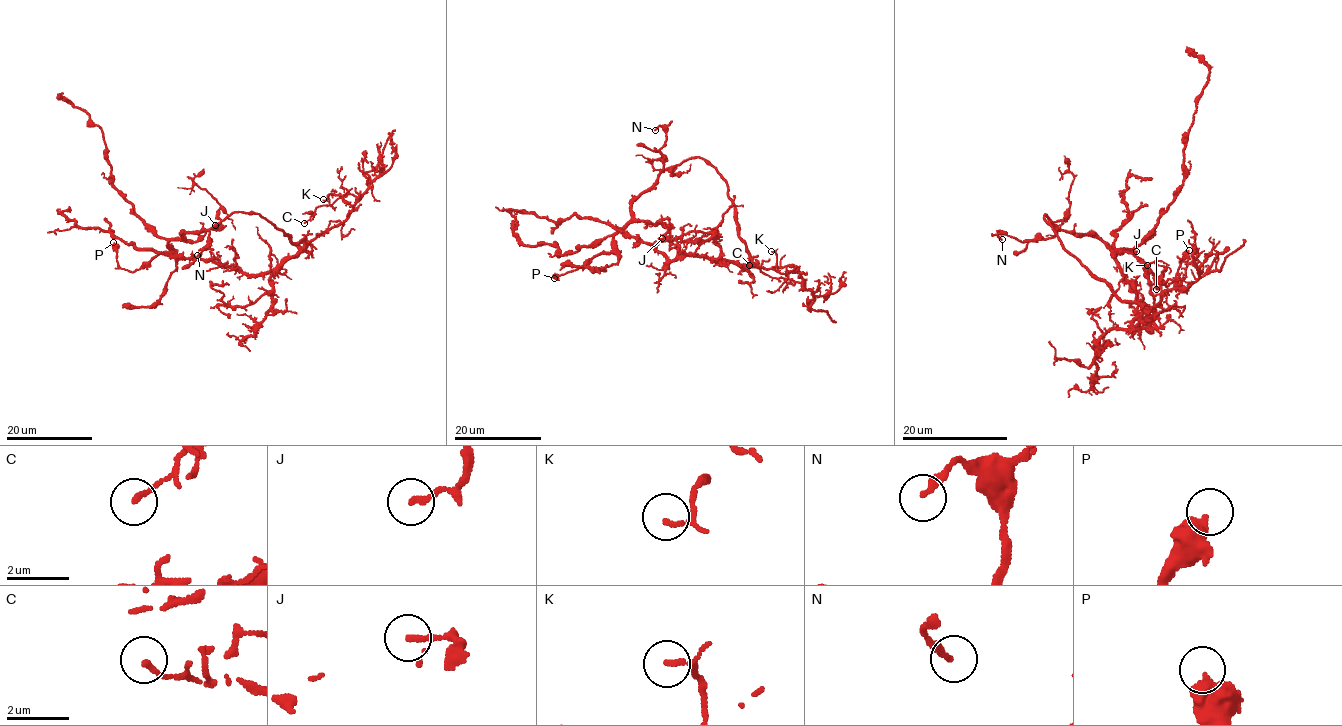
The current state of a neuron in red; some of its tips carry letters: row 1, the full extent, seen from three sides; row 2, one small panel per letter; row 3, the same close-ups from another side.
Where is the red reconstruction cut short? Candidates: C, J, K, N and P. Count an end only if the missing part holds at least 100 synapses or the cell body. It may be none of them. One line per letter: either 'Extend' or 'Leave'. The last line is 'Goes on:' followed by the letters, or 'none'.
C: Leave
J: Leave
K: Leave
N: Leave
P: Leave
Goes on: none

